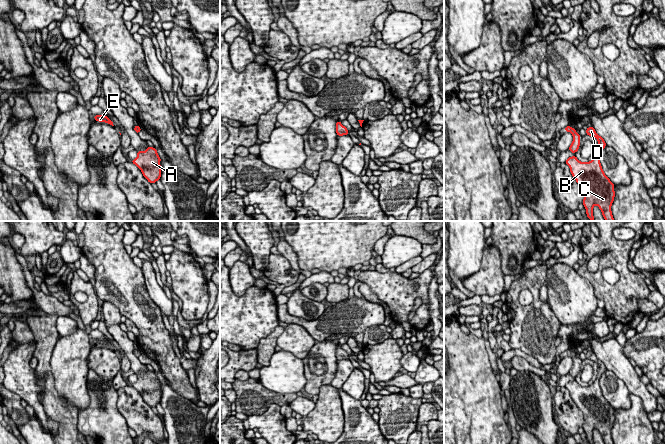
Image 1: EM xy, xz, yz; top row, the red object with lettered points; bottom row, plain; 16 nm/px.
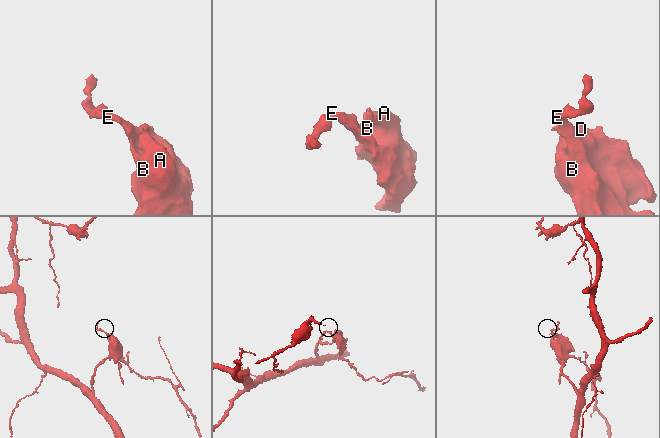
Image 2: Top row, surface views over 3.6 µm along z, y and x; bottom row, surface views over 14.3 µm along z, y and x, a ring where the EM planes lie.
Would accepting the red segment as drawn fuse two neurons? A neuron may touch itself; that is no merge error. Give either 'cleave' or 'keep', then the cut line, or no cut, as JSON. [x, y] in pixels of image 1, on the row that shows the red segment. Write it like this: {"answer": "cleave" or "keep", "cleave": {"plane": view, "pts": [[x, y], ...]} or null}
{"answer": "keep", "cleave": null}

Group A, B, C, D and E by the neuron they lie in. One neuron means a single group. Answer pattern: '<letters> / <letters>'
A B C D E

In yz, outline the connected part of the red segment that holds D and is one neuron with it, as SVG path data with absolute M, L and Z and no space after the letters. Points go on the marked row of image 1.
M592 126L587 128L586 134L598 140L596 156L589 162L581 162L576 156L572 156L565 163L569 166L570 172L578 185L584 190L582 203L586 209L587 217L594 221L593 207L597 205L605 221L614 221L611 206L615 197L615 185L604 174L599 160L606 143Z

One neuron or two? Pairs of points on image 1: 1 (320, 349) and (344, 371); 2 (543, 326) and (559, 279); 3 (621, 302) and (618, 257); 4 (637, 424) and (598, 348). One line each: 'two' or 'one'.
1: two
2: two
3: one
4: two

